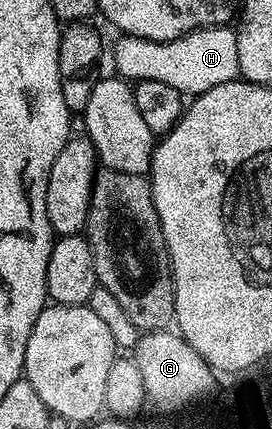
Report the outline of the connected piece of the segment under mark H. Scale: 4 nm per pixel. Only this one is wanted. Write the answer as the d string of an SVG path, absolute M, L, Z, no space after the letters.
M229 25L209 26L203 30L193 30L176 40L168 40L167 42L153 42L131 34L118 36L114 42L114 66L119 71L115 71L131 83L160 80L160 84L169 84L171 88L179 90L183 96L197 96L208 92L208 88L228 84L239 77L240 52L236 48L237 39L237 33Z

